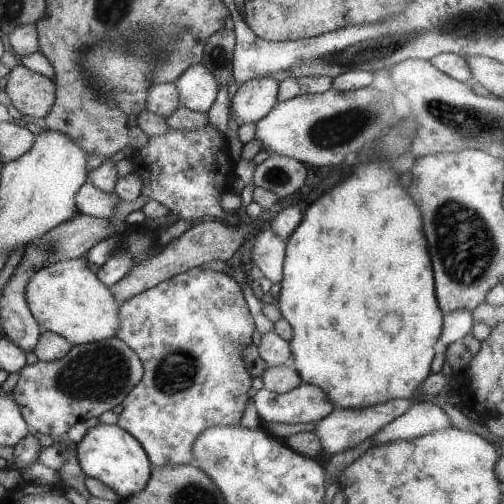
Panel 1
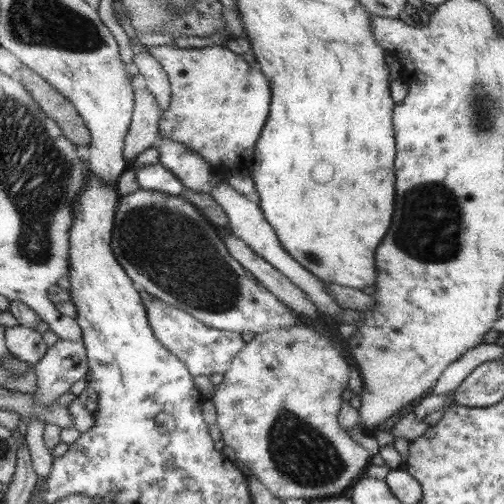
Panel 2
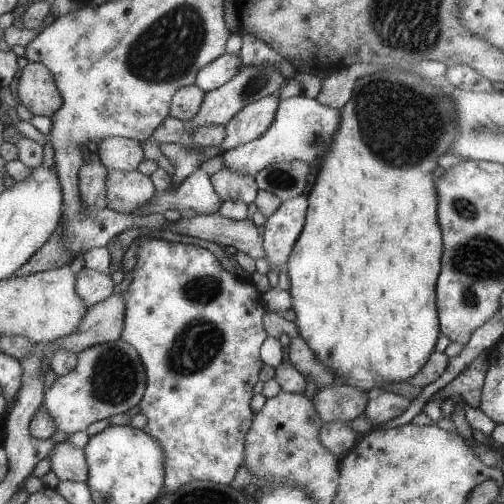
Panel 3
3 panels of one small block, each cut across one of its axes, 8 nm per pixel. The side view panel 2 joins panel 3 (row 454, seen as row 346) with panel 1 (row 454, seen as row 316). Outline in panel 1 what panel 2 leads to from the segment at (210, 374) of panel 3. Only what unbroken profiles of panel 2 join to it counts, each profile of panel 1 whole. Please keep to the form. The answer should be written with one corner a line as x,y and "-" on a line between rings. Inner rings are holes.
191,268
119,304
119,328
115,338
139,358
143,374
141,380
129,388
117,410
117,428
125,430
139,442
151,466
189,466
193,458
189,450
201,430
215,424
239,426
243,410
251,400
247,396
251,376
241,364
241,352
247,344
251,344
253,330
255,322
243,292
231,274
207,268

